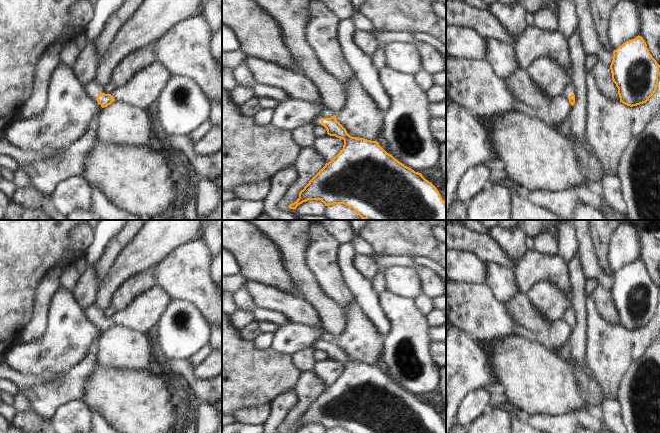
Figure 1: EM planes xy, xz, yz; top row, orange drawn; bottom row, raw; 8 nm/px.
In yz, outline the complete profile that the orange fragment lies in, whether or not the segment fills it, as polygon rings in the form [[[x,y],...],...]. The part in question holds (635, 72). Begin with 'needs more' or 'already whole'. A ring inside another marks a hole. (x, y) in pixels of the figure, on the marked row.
already whole; [[[638,35],[614,50],[613,55],[610,69],[620,102],[630,107],[646,103],[656,91],[660,65],[650,54],[645,40]]]

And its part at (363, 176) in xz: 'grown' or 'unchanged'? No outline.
grown

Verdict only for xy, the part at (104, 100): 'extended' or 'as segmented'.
extended

